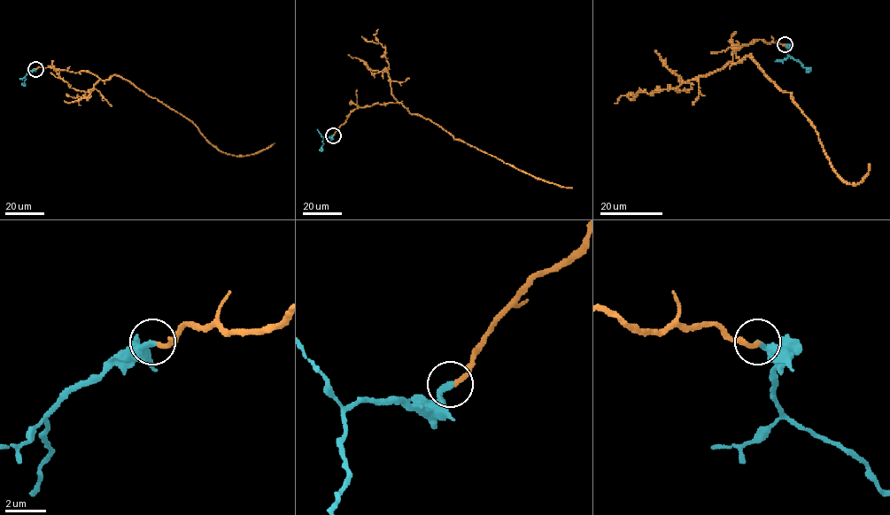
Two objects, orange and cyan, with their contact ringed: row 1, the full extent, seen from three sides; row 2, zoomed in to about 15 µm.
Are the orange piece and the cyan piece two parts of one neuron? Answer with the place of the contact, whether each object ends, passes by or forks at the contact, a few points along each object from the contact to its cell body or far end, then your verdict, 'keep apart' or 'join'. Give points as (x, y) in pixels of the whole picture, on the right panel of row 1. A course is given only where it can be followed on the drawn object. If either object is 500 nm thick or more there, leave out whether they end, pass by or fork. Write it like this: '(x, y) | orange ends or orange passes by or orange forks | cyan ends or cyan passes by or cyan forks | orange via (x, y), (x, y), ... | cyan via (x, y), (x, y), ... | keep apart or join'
(785, 44) | orange ends | cyan ends | orange via (785, 44), (754, 40), (735, 49), (732, 60), (751, 56), (789, 92), (847, 184), (860, 182), (870, 165) | cyan via (785, 44), (787, 53), (808, 73) | join

